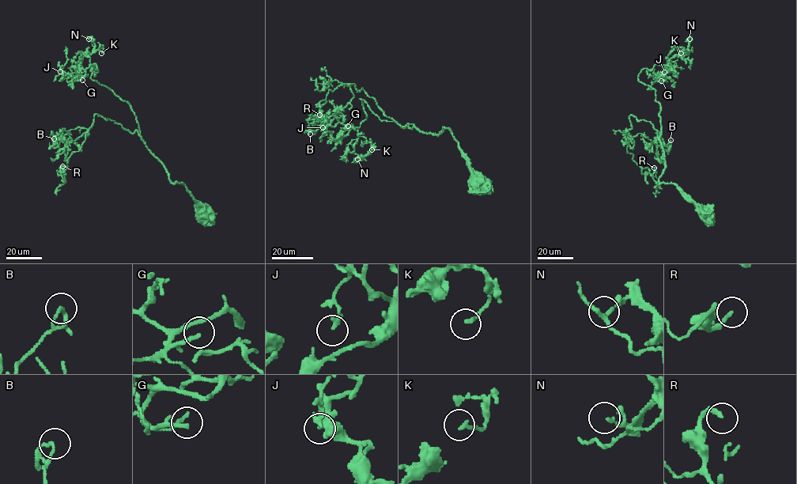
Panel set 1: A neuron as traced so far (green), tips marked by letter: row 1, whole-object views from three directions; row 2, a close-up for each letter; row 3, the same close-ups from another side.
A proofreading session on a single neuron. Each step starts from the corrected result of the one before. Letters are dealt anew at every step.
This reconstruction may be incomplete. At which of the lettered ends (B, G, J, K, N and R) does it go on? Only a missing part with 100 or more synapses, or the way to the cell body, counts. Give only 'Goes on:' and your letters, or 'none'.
Goes on: G

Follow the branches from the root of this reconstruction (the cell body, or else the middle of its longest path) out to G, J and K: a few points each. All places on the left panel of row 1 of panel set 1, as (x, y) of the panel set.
G: (202, 211), (147, 149), (131, 106), (91, 79), (95, 64), (79, 71), (82, 80)
J: (202, 211), (147, 149), (131, 106), (91, 79), (95, 64), (79, 77), (63, 78), (60, 71)
K: (202, 211), (147, 149), (131, 106), (91, 79), (96, 65), (86, 53), (101, 53)

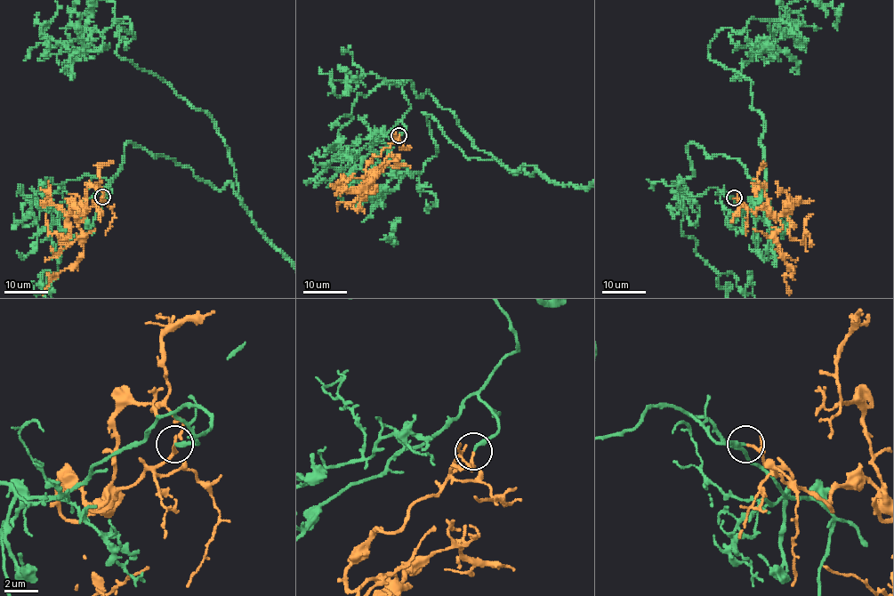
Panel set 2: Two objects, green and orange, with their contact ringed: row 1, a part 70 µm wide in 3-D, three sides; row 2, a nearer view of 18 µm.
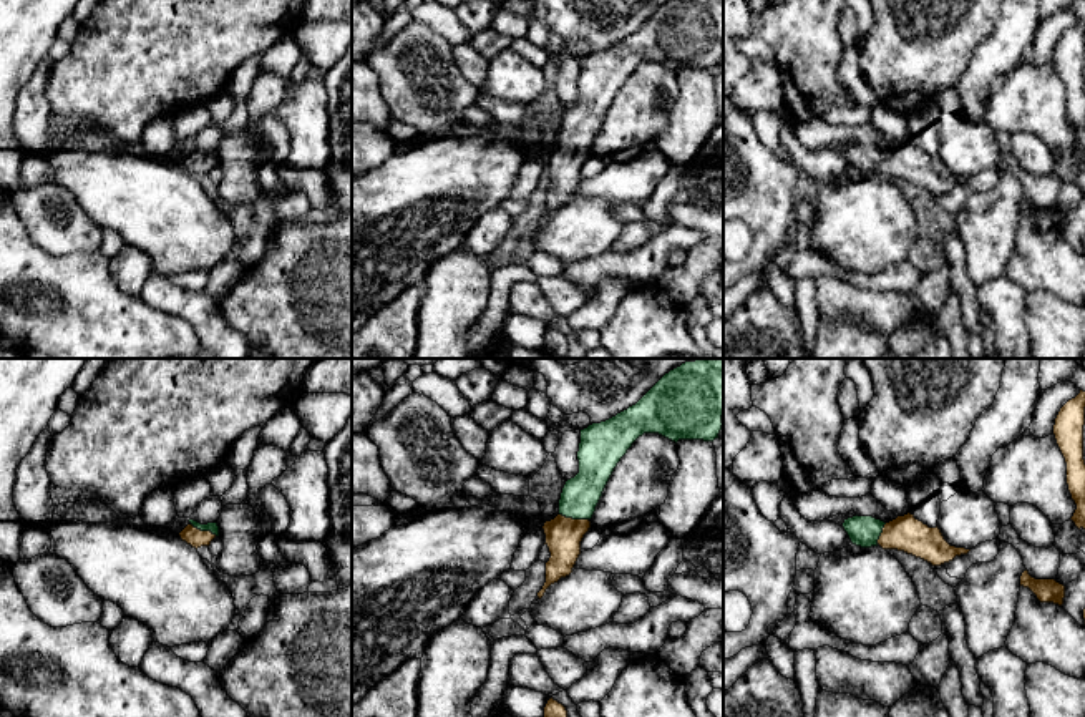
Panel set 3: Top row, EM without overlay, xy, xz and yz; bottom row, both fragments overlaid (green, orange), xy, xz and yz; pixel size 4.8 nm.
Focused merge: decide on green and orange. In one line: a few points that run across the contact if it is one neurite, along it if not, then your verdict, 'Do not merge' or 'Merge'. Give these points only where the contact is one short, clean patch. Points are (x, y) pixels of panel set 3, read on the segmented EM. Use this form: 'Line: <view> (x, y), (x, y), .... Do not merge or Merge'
Line: xz (579, 497), (574, 518), (563, 535). Merge

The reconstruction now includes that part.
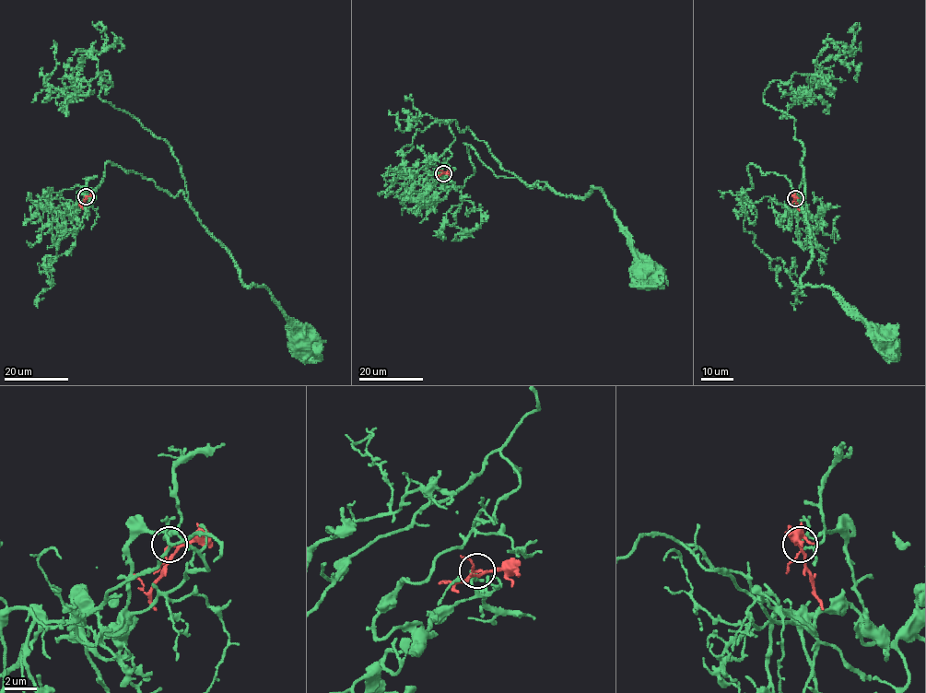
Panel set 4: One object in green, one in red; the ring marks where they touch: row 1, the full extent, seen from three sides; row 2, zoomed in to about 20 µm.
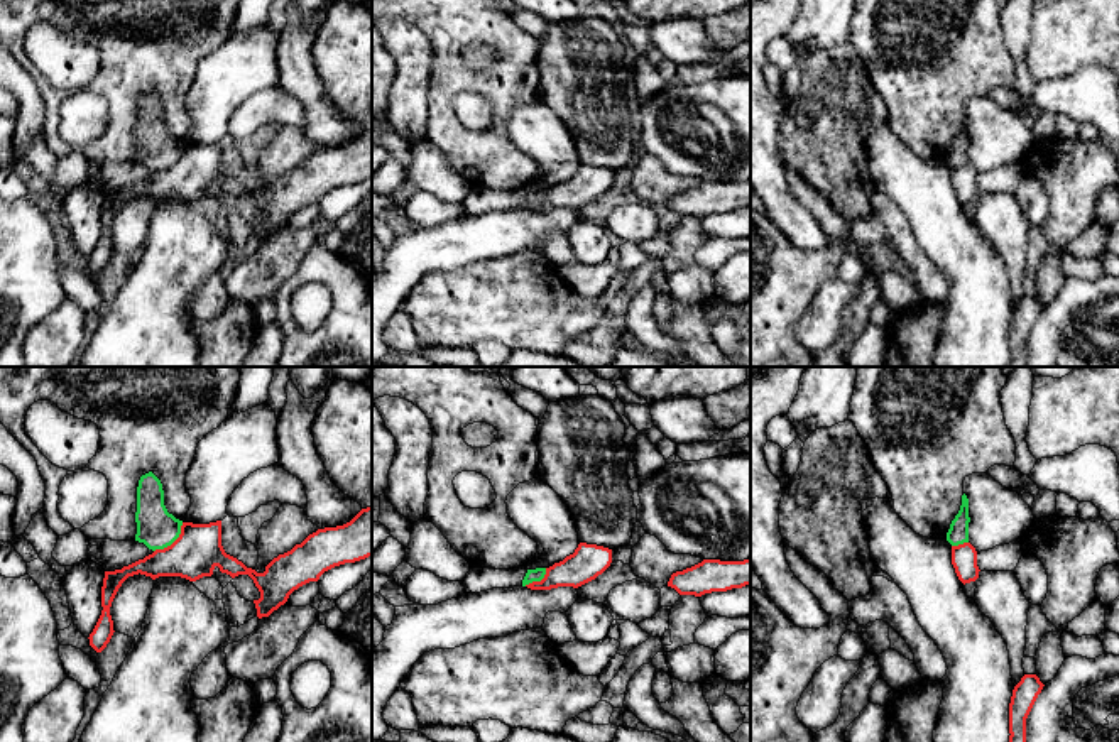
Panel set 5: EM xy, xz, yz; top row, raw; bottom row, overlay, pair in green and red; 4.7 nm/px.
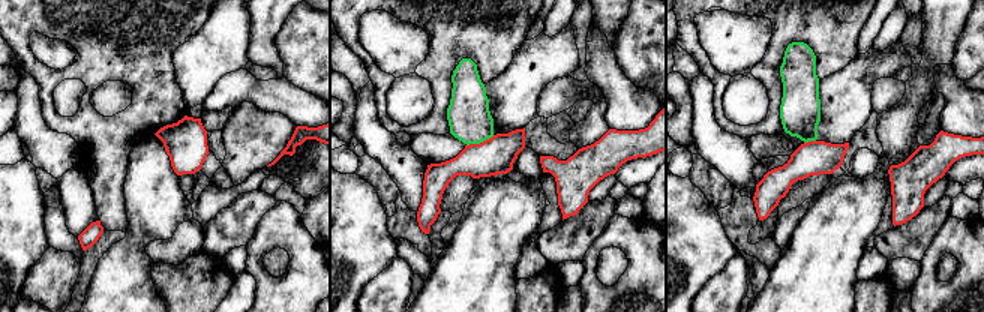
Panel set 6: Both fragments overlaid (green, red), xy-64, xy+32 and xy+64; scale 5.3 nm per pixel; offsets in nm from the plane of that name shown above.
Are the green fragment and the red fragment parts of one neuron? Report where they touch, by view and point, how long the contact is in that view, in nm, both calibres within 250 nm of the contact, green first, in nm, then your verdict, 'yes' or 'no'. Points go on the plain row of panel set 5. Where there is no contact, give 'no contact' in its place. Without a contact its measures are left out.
xy (173, 163) | 200 nm | 190/220 nm | no

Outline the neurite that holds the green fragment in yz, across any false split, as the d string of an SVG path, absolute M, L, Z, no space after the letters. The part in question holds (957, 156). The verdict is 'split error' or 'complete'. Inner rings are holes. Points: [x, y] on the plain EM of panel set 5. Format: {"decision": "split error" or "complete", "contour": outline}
{"decision": "complete", "contour": "M963 115L962 117L960 132L955 137L955 140L952 142L950 150L947 154L947 162L952 167L958 167L958 166L969 164L969 144L970 144L970 139L969 139L969 120Z"}

